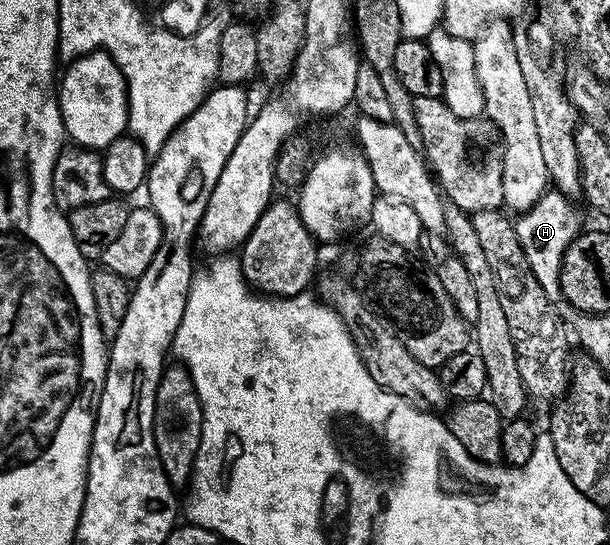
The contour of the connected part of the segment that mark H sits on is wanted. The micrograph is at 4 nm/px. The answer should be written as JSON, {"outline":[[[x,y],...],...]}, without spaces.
{"outline":[[[548,190],[537,204],[527,212],[519,213],[514,220],[518,242],[526,254],[526,262],[530,262],[530,270],[538,280],[538,286],[542,286],[542,290],[553,302],[561,299],[560,270],[566,250],[582,231],[579,214],[568,204],[571,204],[569,197],[555,190]]]}

